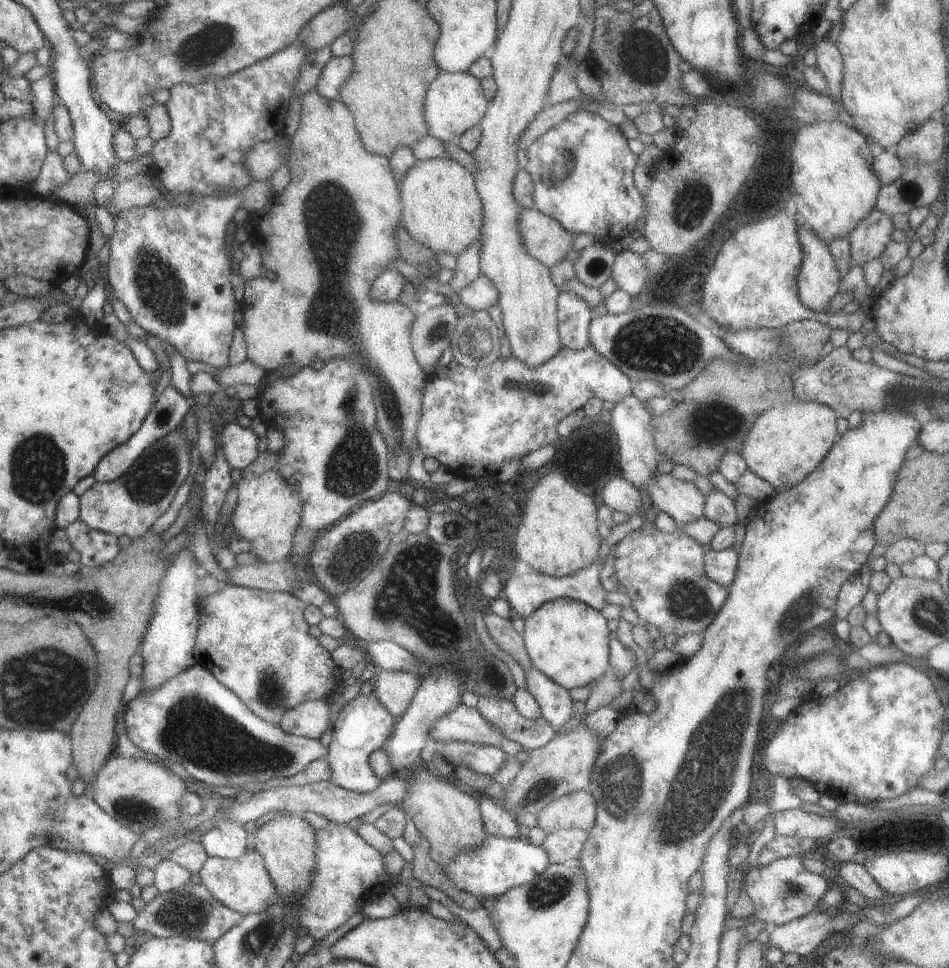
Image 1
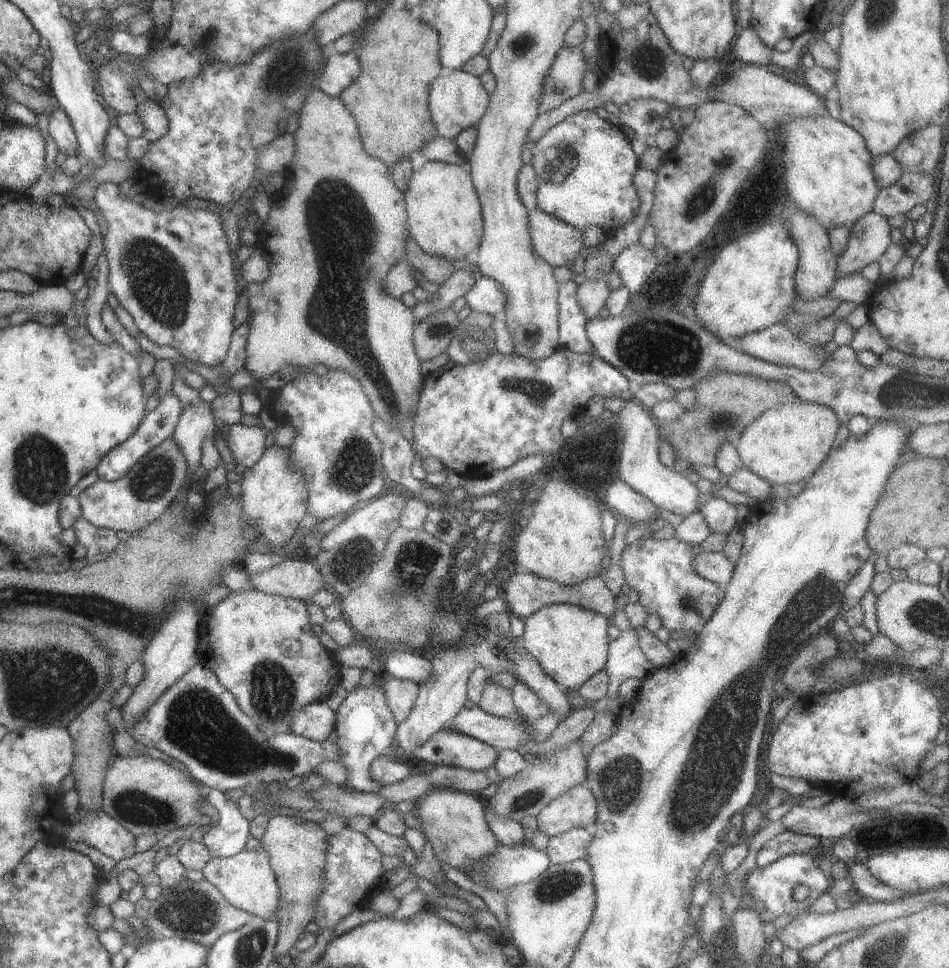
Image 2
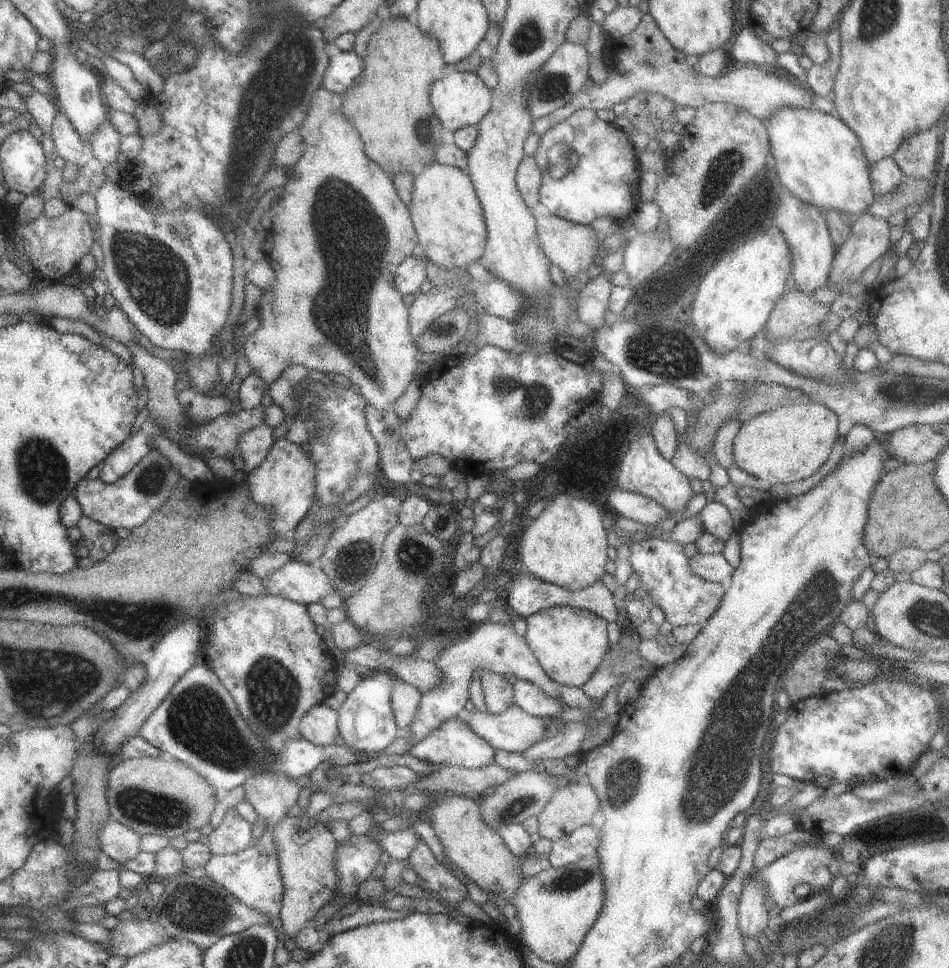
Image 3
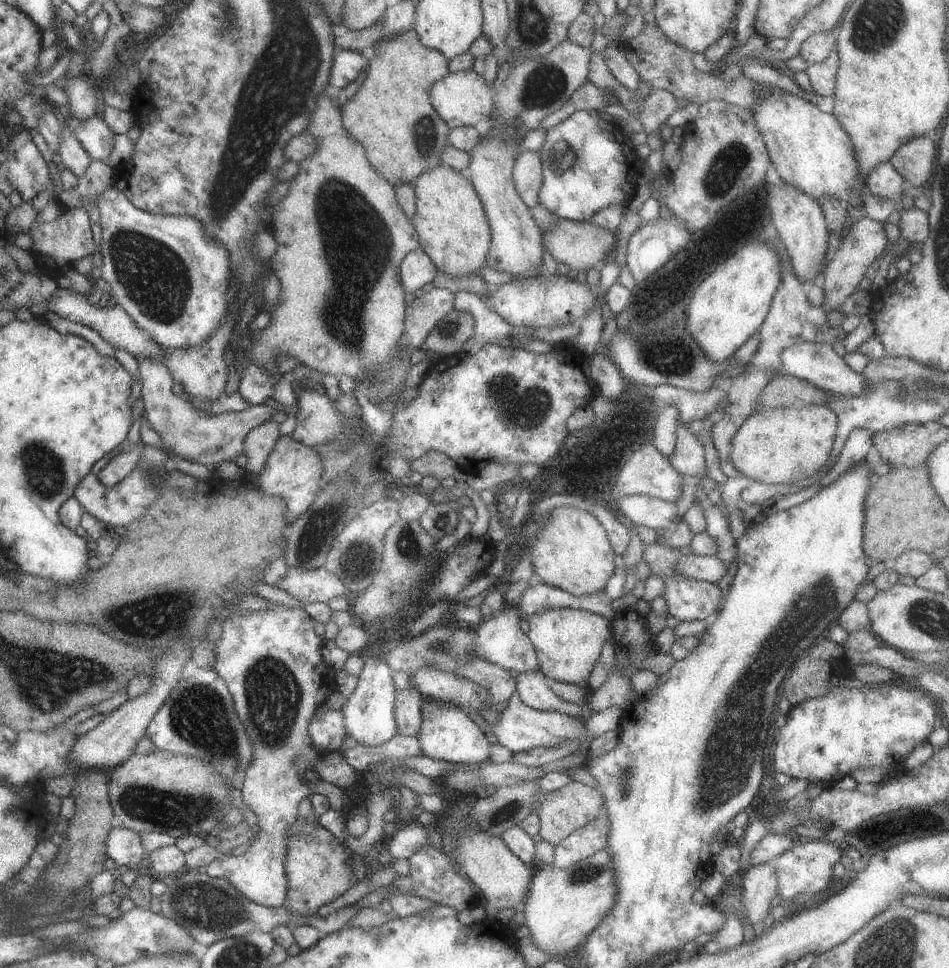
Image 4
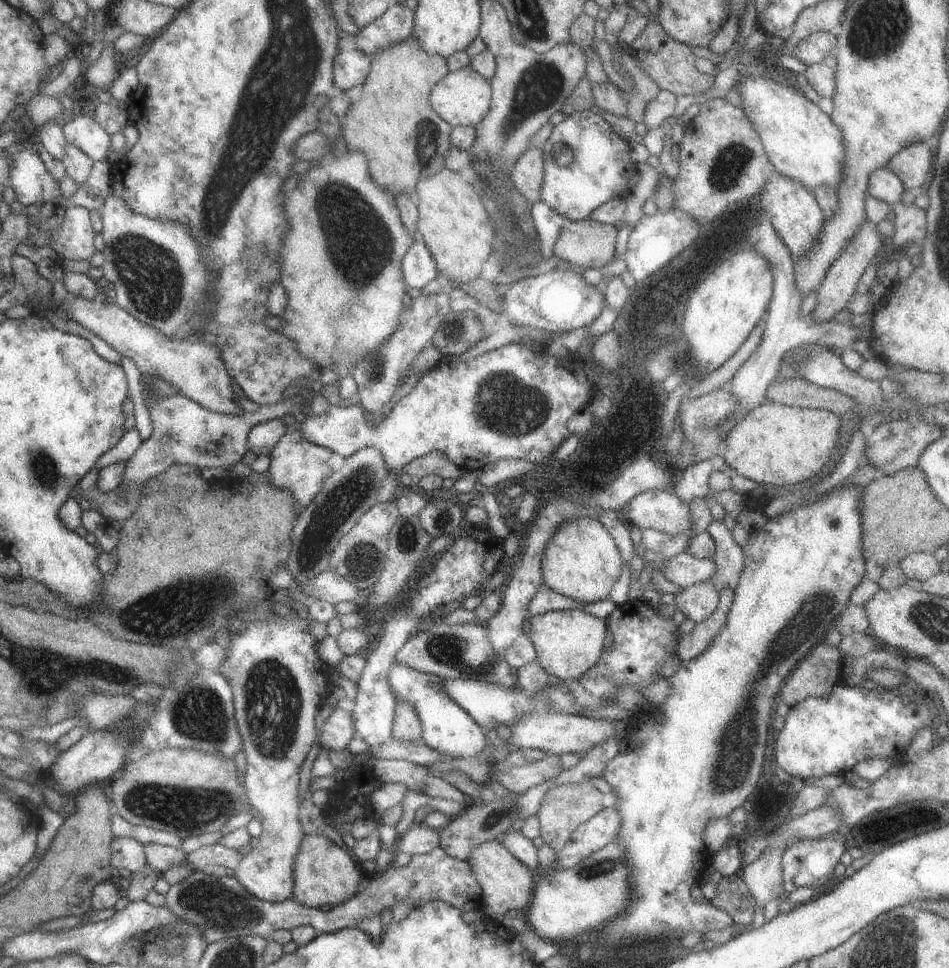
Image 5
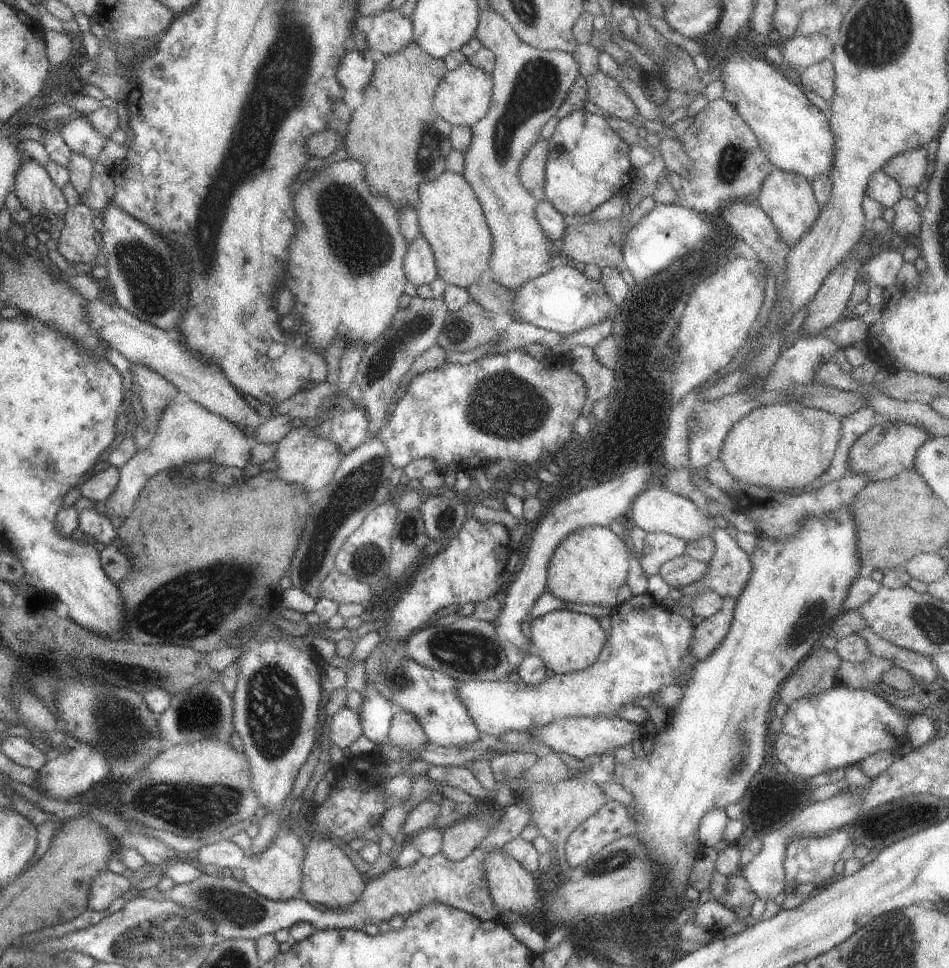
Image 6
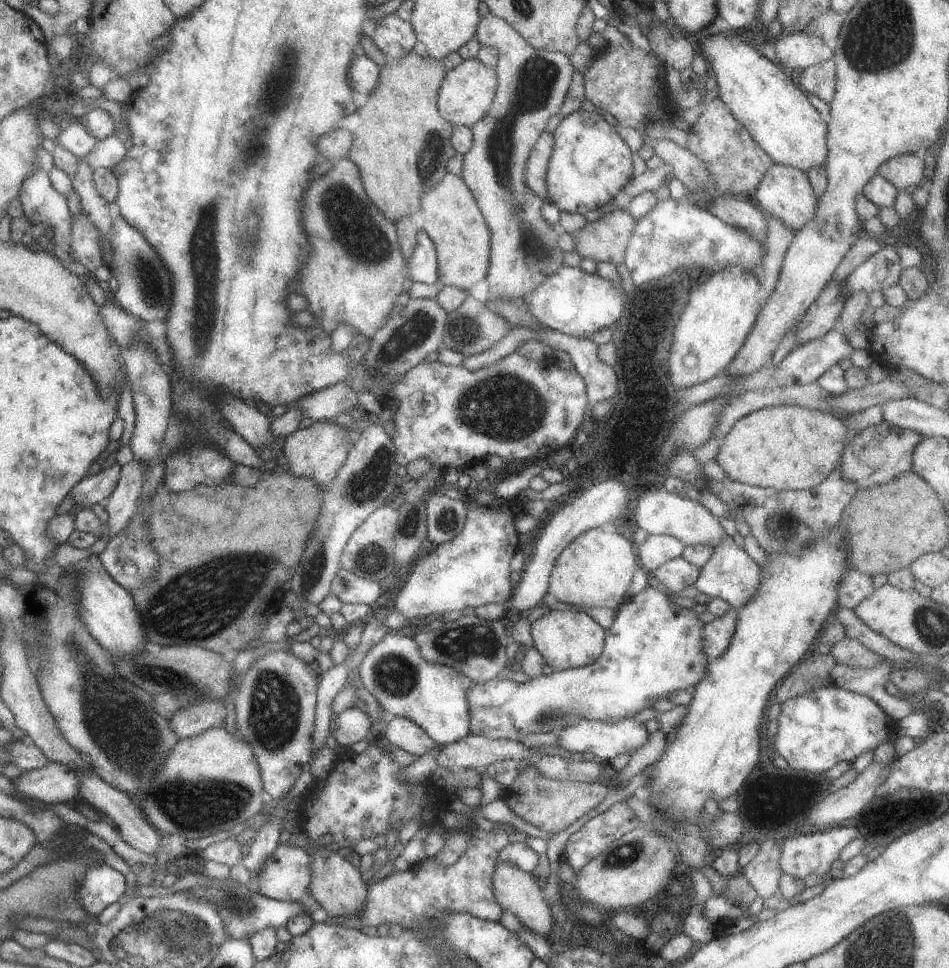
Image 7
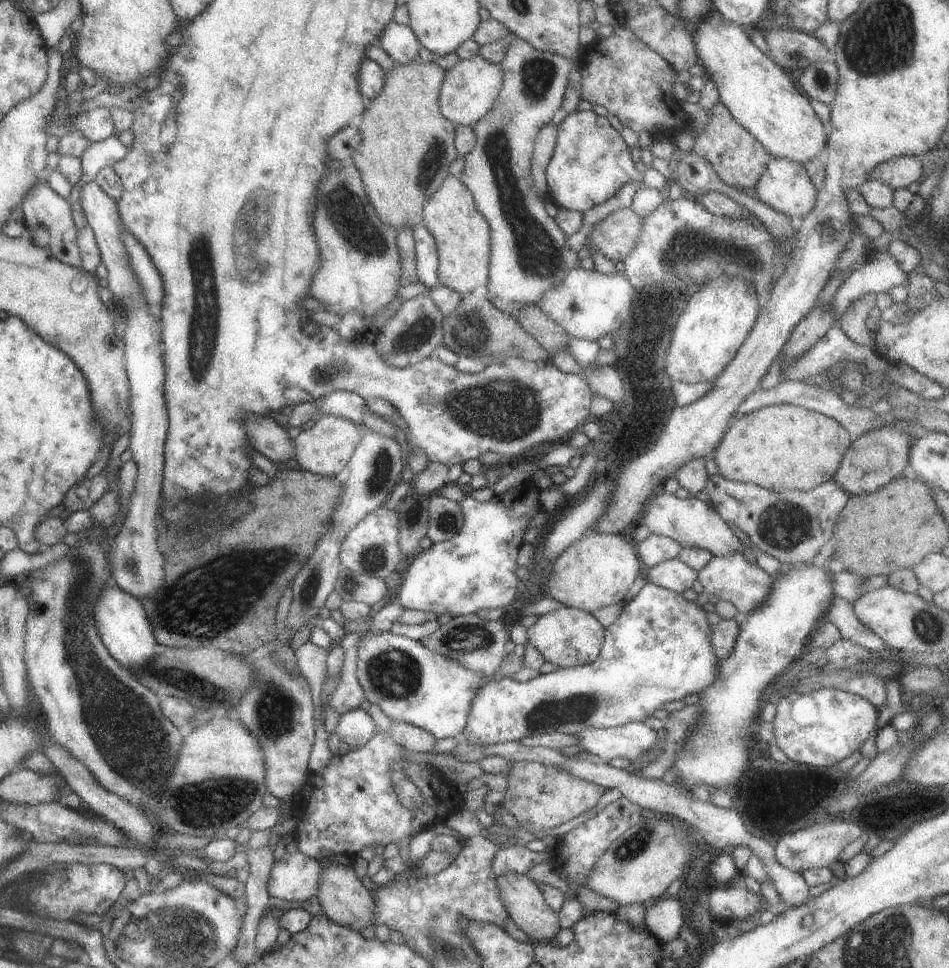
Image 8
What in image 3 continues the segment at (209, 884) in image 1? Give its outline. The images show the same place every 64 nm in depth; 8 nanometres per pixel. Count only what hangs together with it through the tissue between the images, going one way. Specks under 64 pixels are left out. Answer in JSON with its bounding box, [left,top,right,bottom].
[204,771,302,922]

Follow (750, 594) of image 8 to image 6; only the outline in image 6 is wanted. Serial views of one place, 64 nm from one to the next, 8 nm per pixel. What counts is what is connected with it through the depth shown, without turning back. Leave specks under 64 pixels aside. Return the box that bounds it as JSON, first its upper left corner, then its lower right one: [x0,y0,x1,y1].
[677,525,751,600]

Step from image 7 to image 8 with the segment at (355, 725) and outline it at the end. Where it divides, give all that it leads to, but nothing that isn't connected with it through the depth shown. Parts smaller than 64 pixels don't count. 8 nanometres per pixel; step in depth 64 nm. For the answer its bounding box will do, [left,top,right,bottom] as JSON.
[334,709,379,748]

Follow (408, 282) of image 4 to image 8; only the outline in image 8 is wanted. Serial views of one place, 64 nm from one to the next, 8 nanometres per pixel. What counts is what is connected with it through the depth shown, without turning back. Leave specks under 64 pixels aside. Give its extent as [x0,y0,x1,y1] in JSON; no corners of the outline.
[413,226,439,289]

